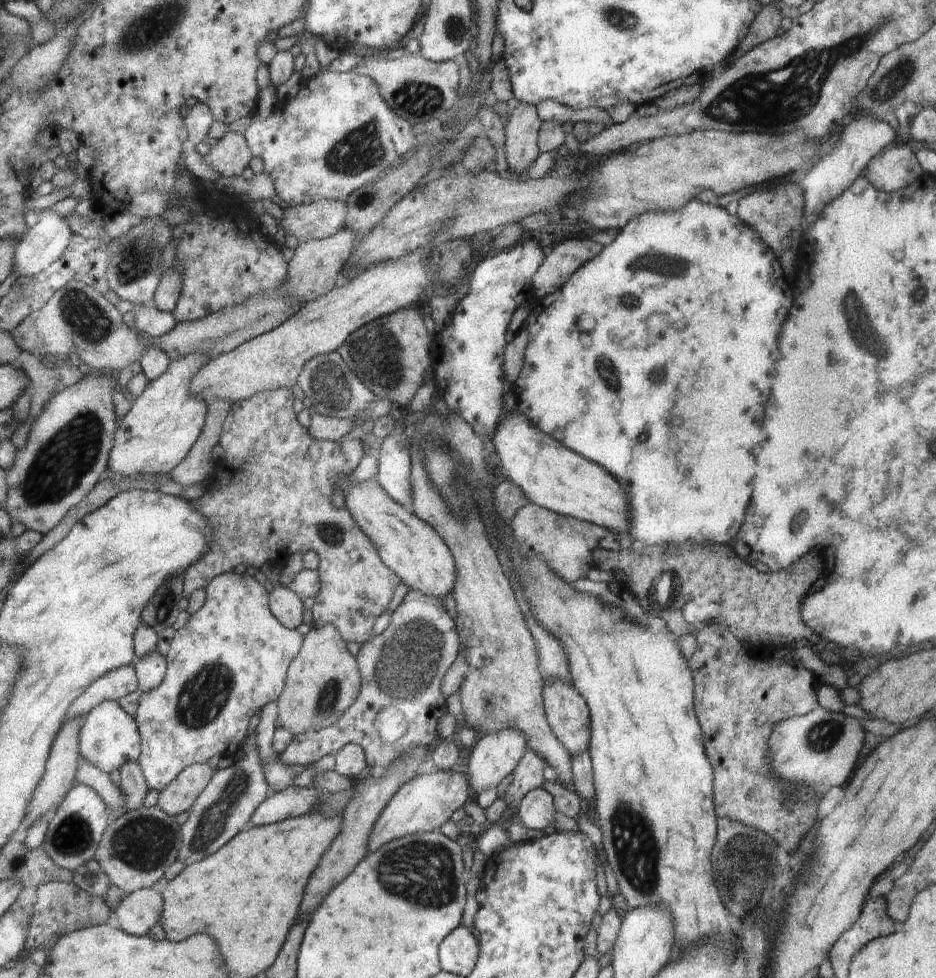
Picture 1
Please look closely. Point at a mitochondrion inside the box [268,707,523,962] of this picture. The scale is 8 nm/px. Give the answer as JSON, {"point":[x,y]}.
{"point":[399,870]}

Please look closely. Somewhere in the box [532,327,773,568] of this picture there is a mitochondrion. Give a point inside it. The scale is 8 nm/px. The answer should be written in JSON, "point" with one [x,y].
{"point":[606,369]}

